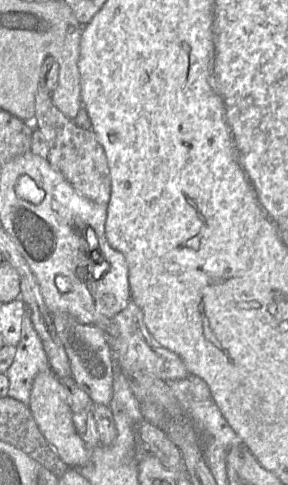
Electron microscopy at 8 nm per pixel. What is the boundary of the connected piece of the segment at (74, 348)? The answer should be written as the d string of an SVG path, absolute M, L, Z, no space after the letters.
M53 313L52 321L68 356L71 377L94 403L109 406L113 397L113 353L101 327L79 323L69 313Z

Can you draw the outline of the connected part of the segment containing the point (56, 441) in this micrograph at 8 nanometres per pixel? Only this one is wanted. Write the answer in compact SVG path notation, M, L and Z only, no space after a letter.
M52 369L40 372L34 379L29 407L39 430L70 468L82 467L91 459L91 449L82 440L73 423L73 411L66 400L66 391Z

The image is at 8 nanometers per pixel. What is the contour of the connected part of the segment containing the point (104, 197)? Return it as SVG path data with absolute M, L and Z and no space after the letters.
M41 70L41 79L35 95L35 121L33 122L33 128L39 130L47 142L49 153L46 159L51 166L58 170L82 196L94 203L107 205L111 197L111 179L105 151L92 129L85 130L78 127L53 104L51 93L44 85L43 70Z

